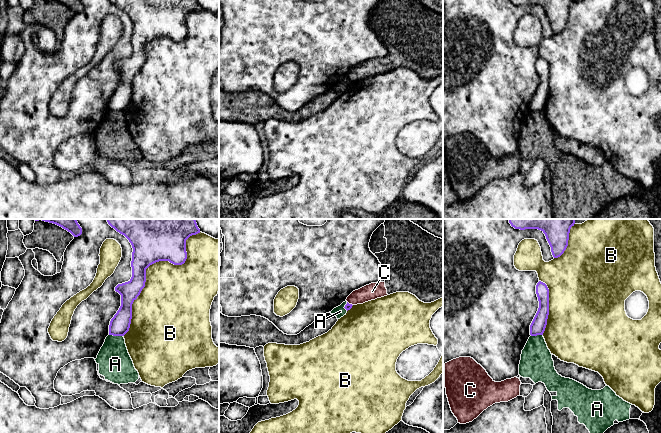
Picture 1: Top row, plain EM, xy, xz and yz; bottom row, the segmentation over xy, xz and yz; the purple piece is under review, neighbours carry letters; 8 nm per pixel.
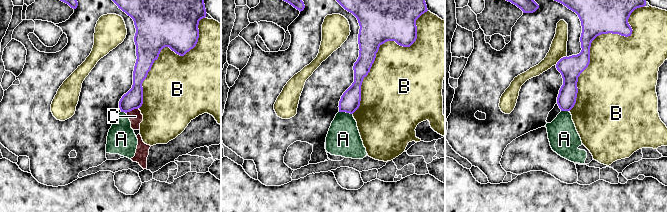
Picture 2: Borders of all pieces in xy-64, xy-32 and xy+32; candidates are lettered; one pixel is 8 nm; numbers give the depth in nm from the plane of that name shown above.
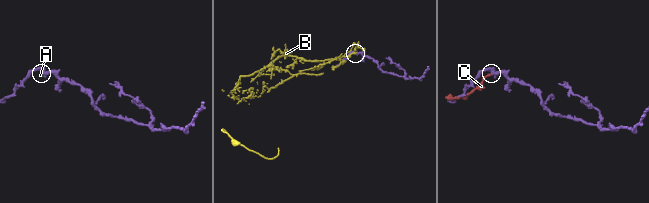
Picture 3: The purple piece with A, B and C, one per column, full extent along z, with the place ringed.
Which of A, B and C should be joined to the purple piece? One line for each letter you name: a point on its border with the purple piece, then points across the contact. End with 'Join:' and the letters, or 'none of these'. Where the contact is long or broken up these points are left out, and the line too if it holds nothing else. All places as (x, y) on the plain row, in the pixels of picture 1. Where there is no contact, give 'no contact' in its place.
Join: none of these

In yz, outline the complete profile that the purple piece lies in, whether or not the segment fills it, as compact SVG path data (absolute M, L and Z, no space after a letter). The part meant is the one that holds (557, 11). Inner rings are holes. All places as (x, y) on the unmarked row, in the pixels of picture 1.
M511 0L515 5L541 6L551 23L554 34L560 33L568 22L570 5L574 0Z

